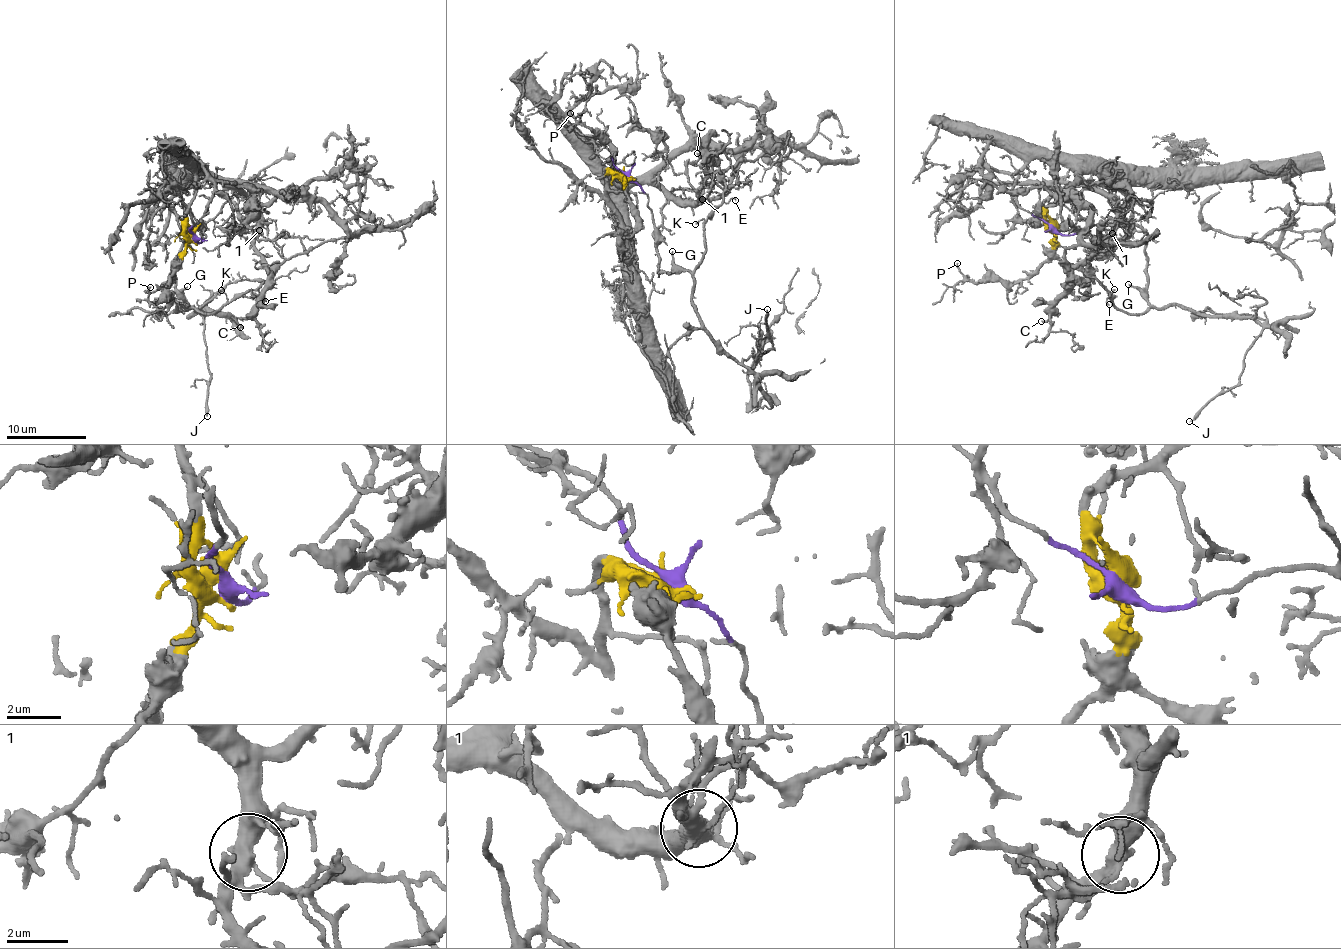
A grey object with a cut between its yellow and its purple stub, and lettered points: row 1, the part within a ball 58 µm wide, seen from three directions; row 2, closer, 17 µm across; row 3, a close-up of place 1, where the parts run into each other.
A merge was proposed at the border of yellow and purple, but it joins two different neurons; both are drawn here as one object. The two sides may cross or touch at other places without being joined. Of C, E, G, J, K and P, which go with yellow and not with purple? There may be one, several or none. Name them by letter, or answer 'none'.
C, P

